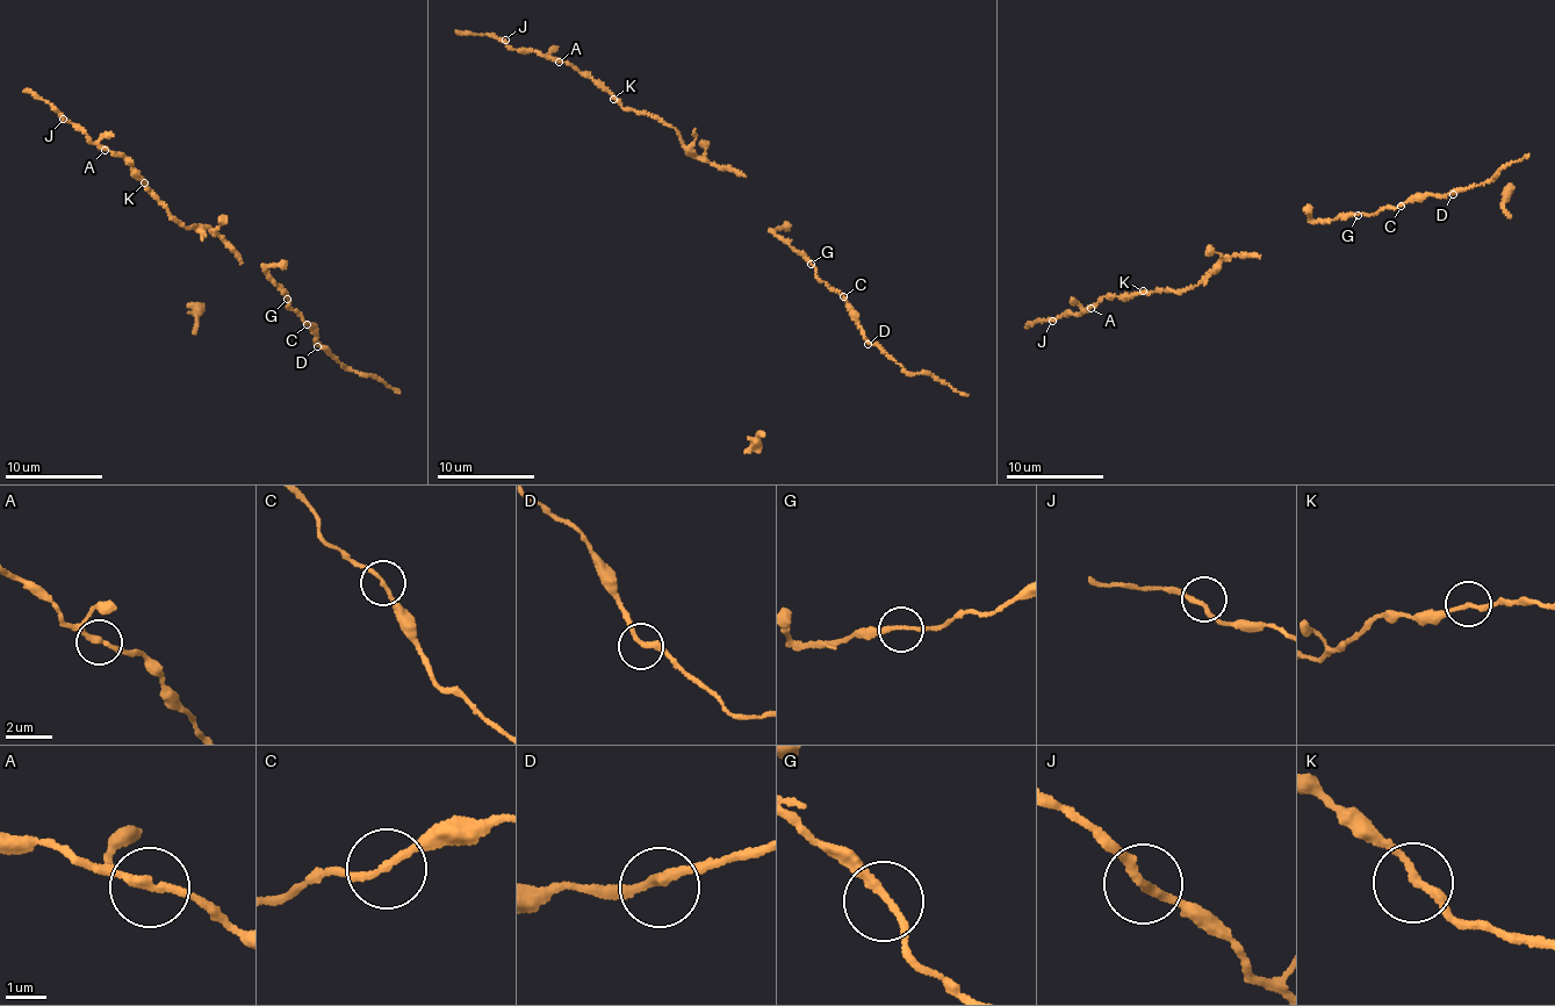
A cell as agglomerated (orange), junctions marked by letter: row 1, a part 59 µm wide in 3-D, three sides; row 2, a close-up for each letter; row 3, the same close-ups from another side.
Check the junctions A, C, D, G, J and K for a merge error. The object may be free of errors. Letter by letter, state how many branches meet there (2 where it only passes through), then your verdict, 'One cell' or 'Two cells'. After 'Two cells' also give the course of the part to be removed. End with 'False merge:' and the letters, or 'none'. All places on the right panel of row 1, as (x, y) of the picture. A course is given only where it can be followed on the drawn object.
A: Branches: 2. One cell
C: Branches: 2. One cell
D: Branches: 2. One cell
G: Branches: 2. One cell
J: Branches: 2. One cell
K: Branches: 2. One cell
False merge: none

